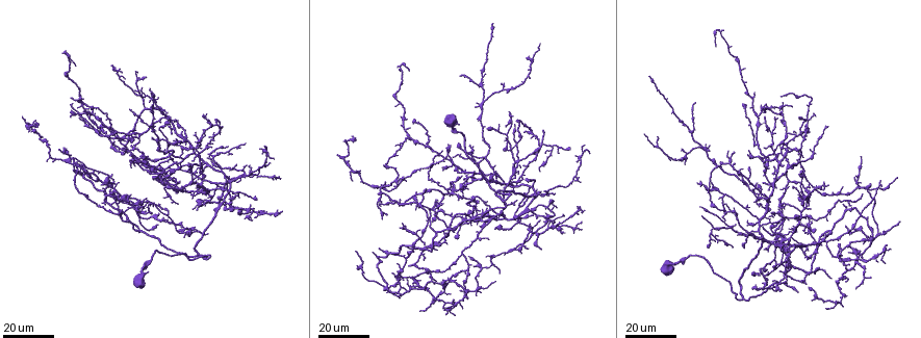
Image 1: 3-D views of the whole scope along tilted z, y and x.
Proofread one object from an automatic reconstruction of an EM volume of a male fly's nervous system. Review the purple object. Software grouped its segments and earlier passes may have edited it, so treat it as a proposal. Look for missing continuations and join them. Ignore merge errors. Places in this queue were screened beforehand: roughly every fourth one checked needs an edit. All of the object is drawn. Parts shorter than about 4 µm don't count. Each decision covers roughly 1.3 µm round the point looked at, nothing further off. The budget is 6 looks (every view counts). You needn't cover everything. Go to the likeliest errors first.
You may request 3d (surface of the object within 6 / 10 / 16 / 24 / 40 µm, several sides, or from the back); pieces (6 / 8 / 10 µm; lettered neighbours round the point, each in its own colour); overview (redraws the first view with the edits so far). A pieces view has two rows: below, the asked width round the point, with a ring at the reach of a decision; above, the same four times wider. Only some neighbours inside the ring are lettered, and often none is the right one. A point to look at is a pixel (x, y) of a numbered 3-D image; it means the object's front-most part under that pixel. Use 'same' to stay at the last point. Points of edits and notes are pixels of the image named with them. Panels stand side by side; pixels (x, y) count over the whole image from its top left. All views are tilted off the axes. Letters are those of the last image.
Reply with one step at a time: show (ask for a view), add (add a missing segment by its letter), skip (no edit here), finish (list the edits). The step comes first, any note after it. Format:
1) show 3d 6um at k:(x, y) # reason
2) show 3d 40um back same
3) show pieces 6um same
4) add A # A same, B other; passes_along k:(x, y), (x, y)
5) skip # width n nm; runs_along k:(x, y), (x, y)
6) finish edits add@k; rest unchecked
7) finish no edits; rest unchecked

show 3d 24um at 1:(58, 150) # branch stops here

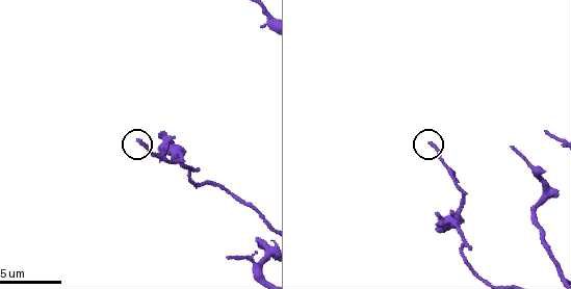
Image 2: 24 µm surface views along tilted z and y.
show pieces 8um at 2:(431, 144)

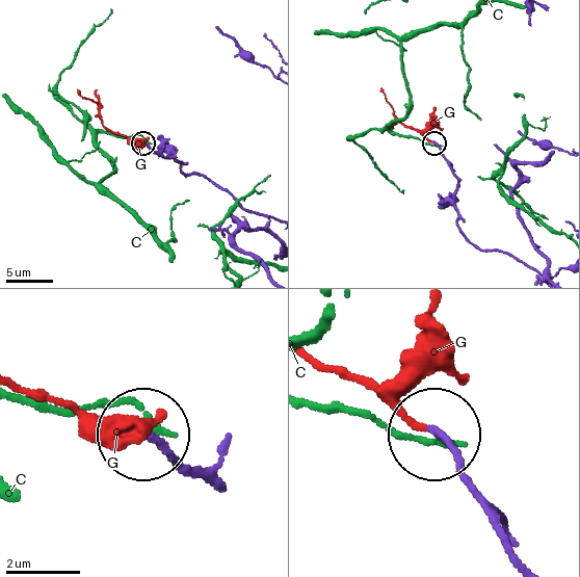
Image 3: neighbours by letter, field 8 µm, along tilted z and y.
add G # width 180 nm; C other, G same; passes_along 3:(167, 156), (111, 131), (96, 103), (77, 90); the cell continues

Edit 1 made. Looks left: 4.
show overview

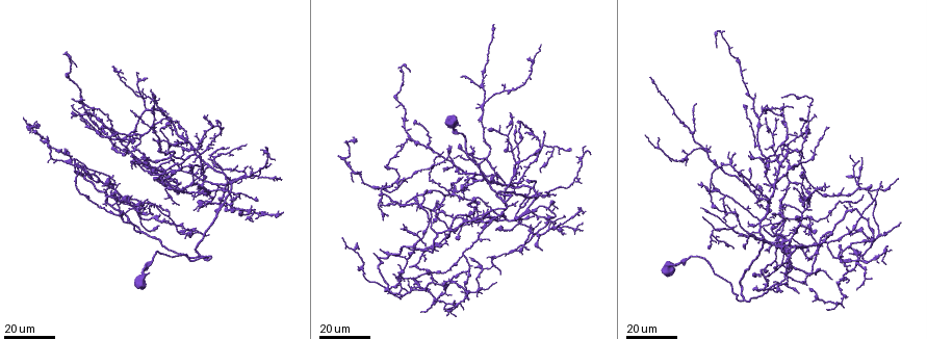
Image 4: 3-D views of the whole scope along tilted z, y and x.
show 3d 24um at 4:(121, 212) # an open end

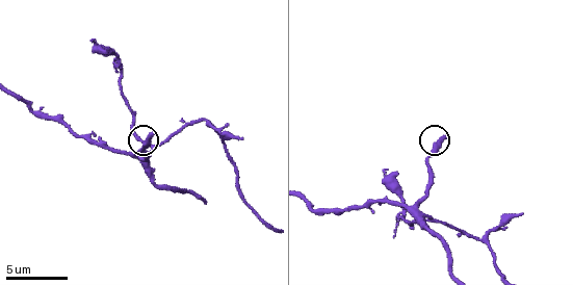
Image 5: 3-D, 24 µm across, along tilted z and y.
show 3d 6um at 5:(443, 137) # closer look

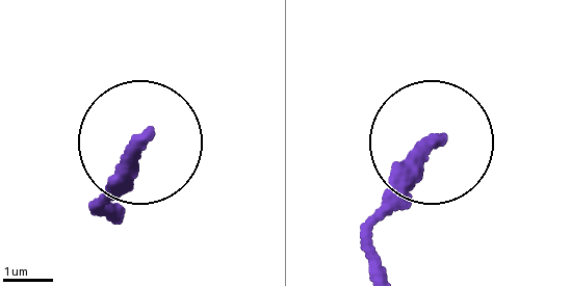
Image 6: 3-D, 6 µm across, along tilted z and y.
show pieces 6um at 6:(439, 138)

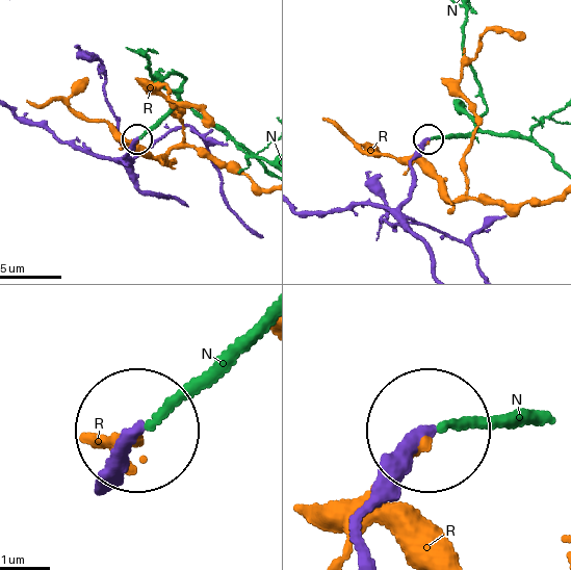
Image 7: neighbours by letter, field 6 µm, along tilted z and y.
add N # width 200 nm; N same, R other; passes_along 7:(363, 536), (370, 508), (431, 433), (519, 413); the cell continues

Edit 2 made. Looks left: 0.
finish edits add@3, add@7; rest unchecked

